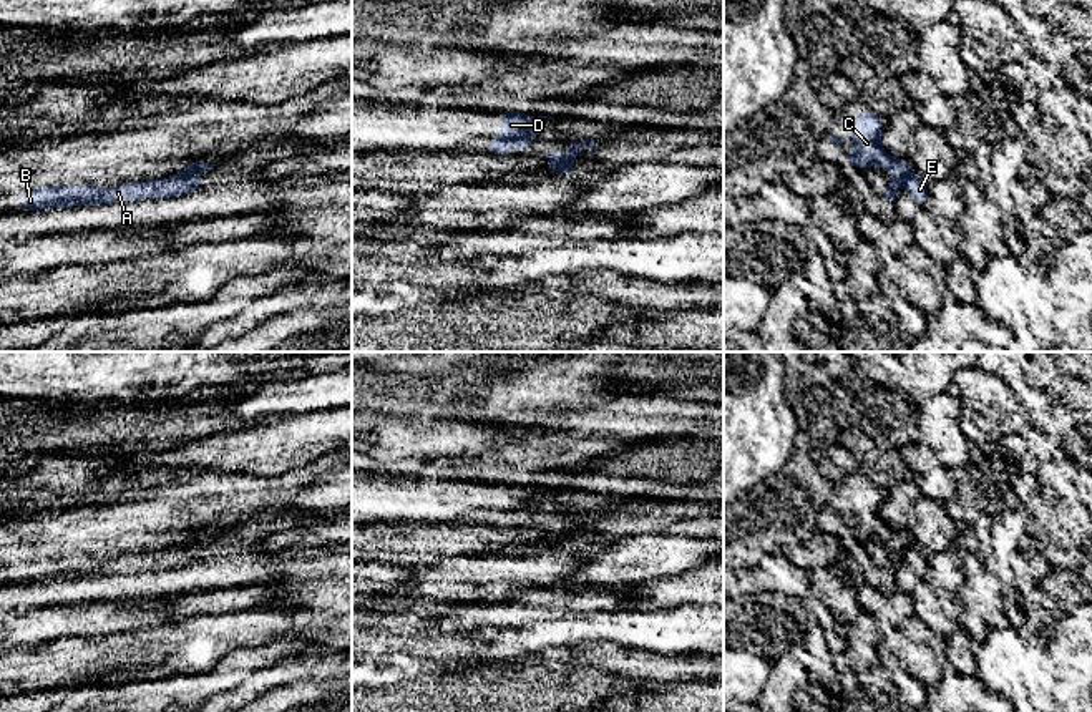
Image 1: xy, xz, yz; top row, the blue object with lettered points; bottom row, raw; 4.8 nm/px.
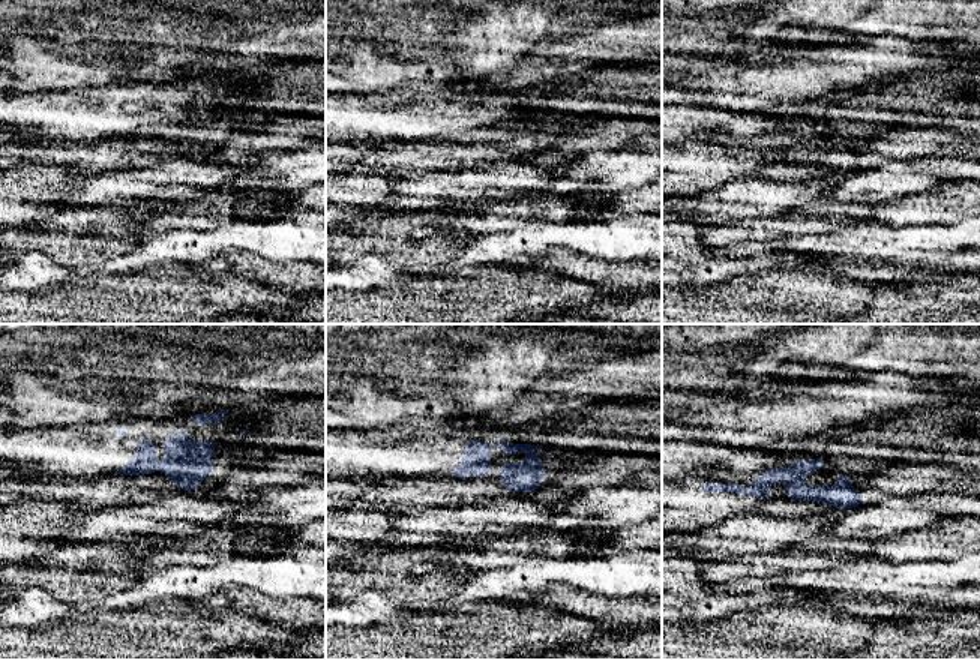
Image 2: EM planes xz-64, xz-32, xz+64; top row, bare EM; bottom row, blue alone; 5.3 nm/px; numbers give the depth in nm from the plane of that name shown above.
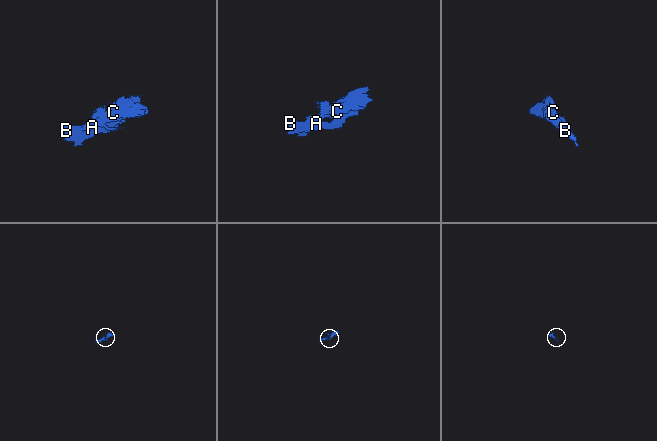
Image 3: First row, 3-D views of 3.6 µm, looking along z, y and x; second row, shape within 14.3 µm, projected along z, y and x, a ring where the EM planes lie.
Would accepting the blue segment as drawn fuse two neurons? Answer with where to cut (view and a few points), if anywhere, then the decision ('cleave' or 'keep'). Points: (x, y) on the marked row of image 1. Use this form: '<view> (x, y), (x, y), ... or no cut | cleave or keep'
xz (571, 161), (551, 165) | cleave

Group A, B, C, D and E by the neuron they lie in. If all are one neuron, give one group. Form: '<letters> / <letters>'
A B E / C D

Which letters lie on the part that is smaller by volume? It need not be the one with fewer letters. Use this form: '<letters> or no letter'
A, B, E

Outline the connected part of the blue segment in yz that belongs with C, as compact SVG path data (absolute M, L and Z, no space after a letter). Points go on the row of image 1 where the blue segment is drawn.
M868 106L850 123L855 129L853 148L845 153L843 161L853 164L861 173L866 166L875 164L883 171L893 171L895 179L888 183L888 193L883 198L895 201L895 188L901 184L909 171L906 158L891 158L880 144L883 119Z

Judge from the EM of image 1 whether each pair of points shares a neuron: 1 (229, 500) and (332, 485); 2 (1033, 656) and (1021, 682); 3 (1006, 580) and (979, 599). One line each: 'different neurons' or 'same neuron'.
1: different neurons
2: different neurons
3: different neurons

